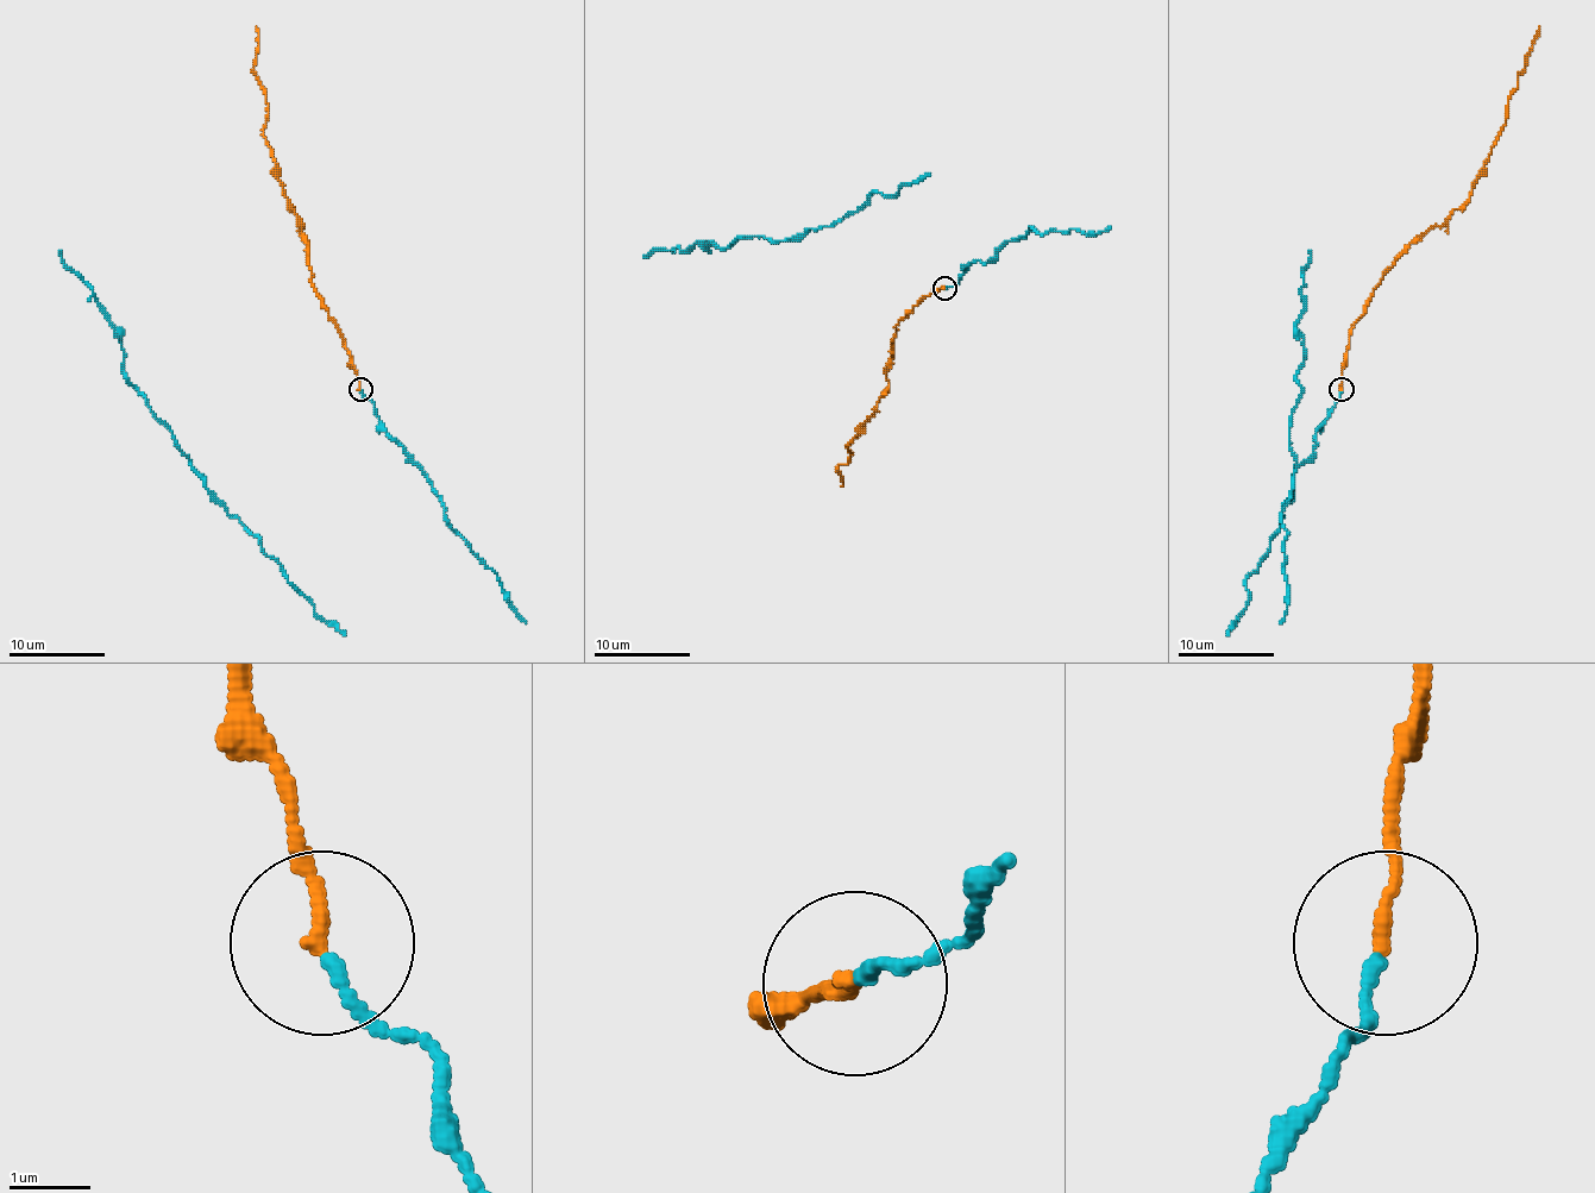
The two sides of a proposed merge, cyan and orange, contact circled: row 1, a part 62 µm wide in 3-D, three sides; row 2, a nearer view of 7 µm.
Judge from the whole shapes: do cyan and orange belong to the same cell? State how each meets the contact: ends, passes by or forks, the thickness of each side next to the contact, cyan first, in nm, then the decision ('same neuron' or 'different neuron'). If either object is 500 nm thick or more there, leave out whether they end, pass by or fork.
cyan ends; orange ends; calibres 150 and 160 nm; same neuron

